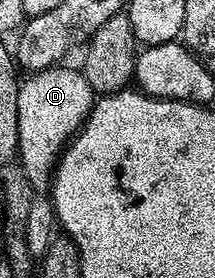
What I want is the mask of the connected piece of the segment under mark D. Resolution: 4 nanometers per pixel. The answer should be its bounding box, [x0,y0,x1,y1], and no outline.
[18,66,96,259]

